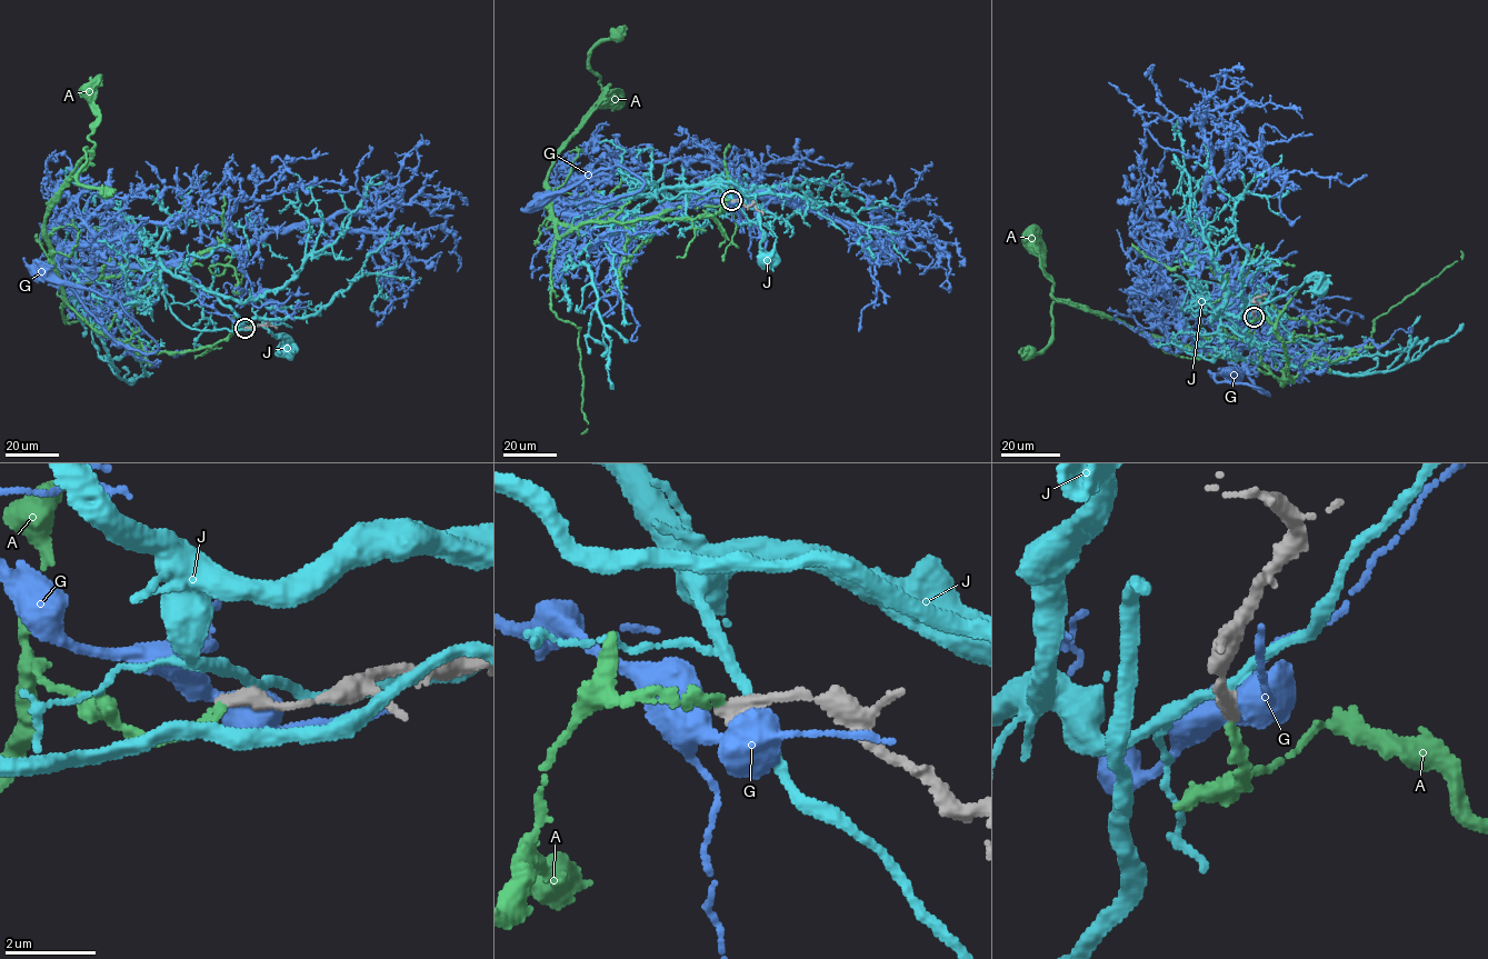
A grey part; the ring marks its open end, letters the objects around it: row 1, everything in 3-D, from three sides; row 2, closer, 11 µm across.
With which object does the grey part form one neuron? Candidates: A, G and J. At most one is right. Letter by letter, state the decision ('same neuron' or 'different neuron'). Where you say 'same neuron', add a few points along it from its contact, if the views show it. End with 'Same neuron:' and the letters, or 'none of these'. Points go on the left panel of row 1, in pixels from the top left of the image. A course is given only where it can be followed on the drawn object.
A: same neuron; it runs (245, 328), (196, 350), (145, 352), (98, 333), (67, 303), (45, 225), (50, 199), (96, 145), (87, 89)
G: different neuron
J: different neuron
Same neuron: A

